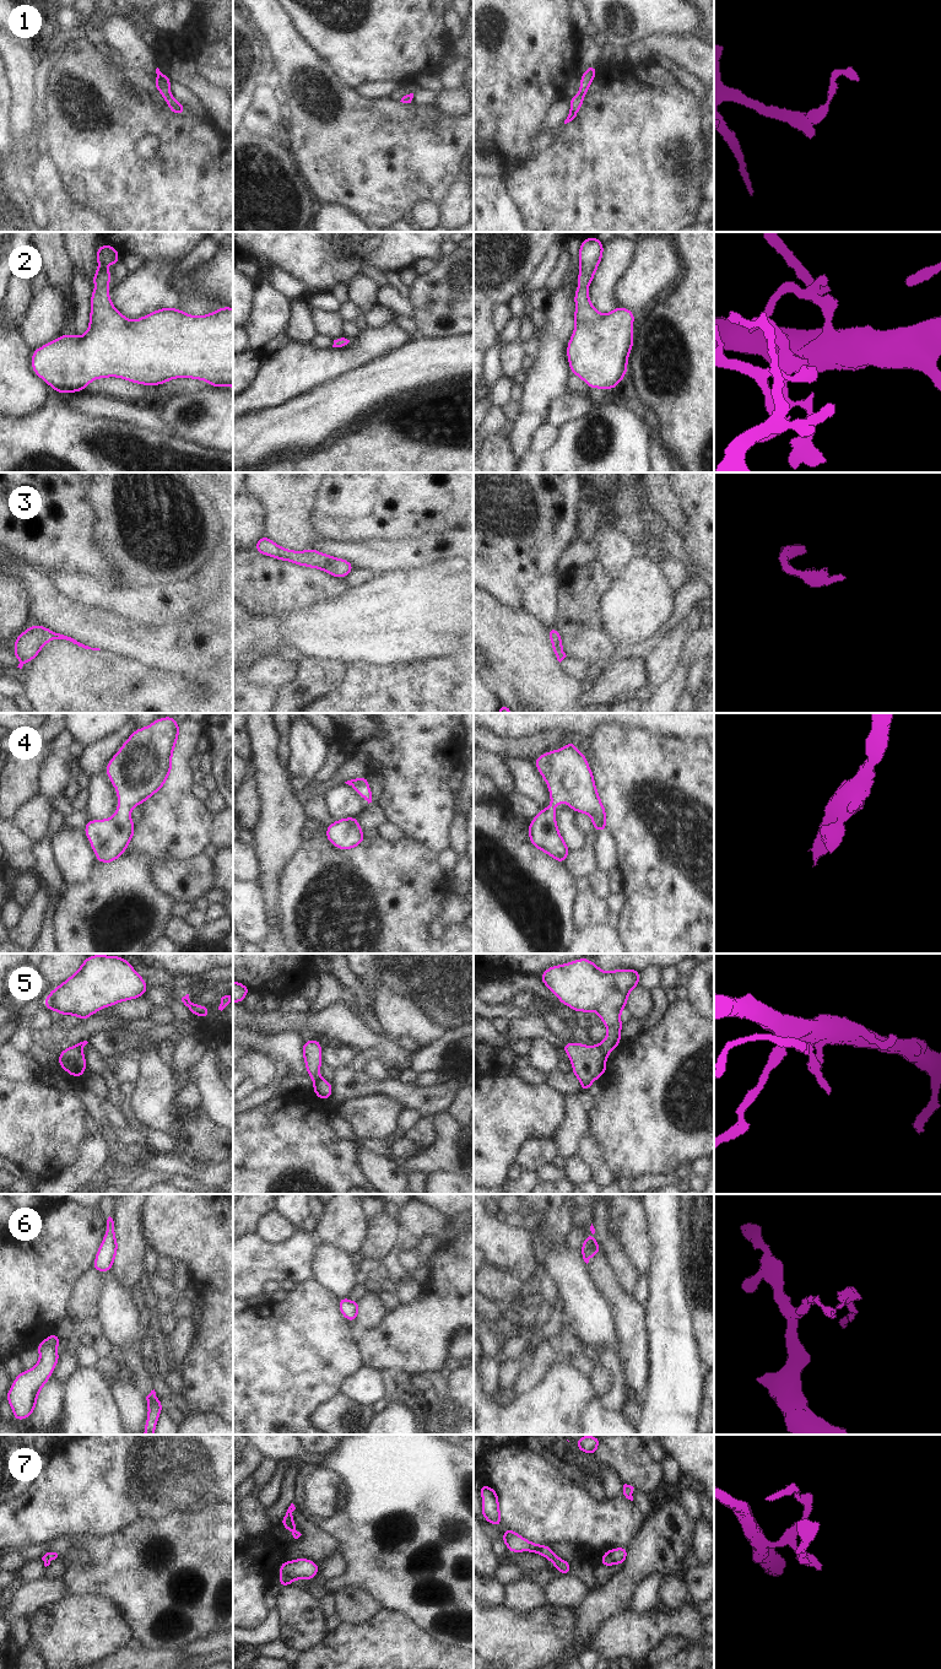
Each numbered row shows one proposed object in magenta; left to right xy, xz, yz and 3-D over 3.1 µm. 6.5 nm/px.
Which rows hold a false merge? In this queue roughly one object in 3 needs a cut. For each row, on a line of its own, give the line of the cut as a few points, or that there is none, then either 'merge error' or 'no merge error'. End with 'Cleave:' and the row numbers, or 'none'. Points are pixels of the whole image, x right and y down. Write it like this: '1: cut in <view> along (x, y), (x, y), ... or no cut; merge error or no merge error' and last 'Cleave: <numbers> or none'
1: no cut; no merge error
2: no cut; no merge error
3: no cut; no merge error
4: no cut; no merge error
5: cut in yz along (598, 1044), (606, 1056); merge error
6: cut in xy along (114, 1236), (113, 1257); merge error
7: no cut; no merge error
Cleave: 5, 6

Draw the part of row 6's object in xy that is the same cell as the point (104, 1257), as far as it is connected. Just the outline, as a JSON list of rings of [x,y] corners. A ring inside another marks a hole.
[[[109,1216],[107,1220],[107,1231],[103,1237],[102,1244],[96,1254],[96,1260],[92,1269],[96,1269],[101,1273],[108,1273],[112,1269],[114,1262],[114,1221]]]

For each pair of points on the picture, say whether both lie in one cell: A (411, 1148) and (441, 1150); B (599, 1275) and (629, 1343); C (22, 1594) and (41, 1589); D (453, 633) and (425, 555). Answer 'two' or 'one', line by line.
A: two
B: one
C: one
D: two

